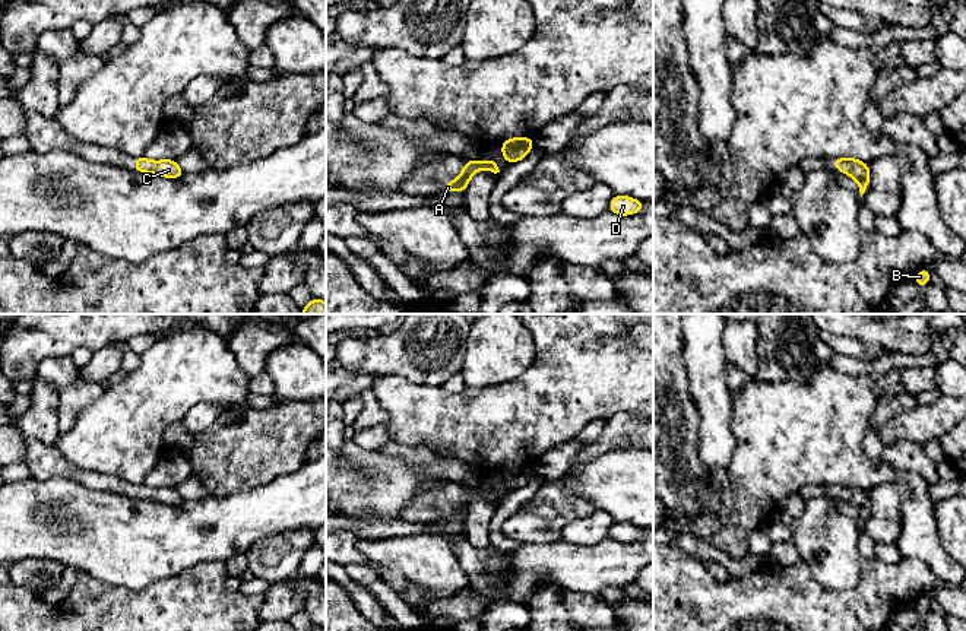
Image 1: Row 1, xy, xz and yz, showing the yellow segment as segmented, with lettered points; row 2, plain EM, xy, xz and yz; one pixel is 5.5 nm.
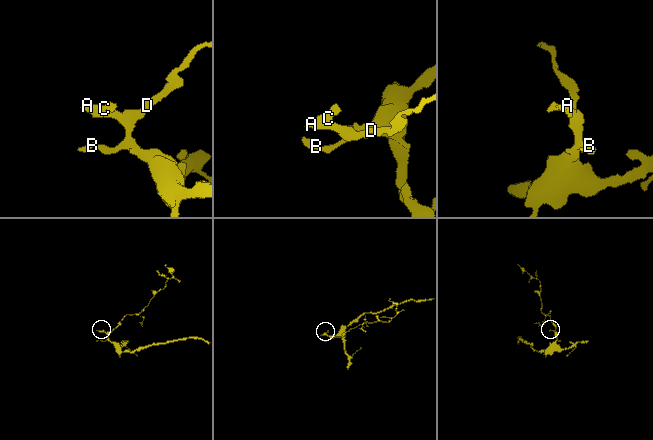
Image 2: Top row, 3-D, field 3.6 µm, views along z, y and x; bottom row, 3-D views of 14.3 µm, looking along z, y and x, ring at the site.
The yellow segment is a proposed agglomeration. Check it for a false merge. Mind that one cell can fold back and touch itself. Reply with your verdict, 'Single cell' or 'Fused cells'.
Single cell

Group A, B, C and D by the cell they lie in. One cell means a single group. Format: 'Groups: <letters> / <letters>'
Groups: A B C D

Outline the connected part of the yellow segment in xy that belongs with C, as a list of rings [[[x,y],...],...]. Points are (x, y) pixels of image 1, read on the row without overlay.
[[[145,483],[134,485],[134,498],[156,501],[165,505],[180,505],[184,502],[181,494],[172,486],[151,488]]]

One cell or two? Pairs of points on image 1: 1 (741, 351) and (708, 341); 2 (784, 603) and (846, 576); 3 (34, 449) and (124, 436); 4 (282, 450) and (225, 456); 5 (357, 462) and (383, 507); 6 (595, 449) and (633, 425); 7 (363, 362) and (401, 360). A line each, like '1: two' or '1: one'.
1: two
2: two
3: two
4: one
5: one
6: one
7: one

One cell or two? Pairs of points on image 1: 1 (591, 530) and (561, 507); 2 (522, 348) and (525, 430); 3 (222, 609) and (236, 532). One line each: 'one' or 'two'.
1: two
2: two
3: two

